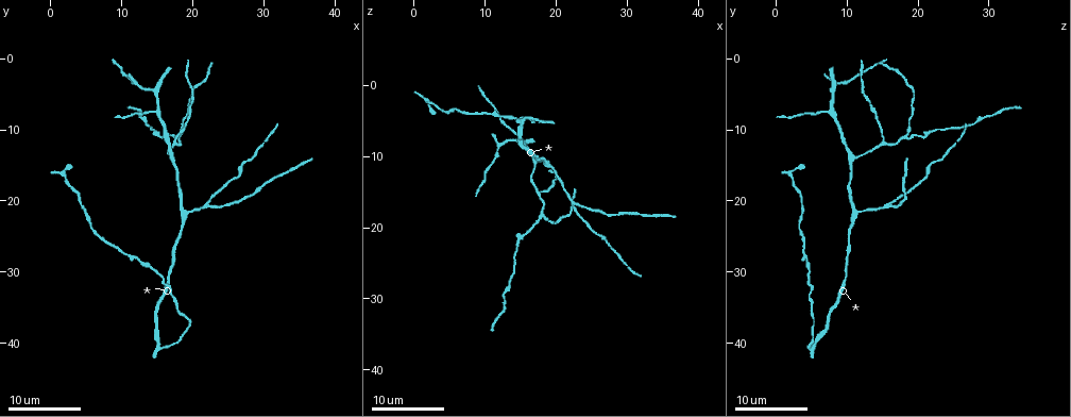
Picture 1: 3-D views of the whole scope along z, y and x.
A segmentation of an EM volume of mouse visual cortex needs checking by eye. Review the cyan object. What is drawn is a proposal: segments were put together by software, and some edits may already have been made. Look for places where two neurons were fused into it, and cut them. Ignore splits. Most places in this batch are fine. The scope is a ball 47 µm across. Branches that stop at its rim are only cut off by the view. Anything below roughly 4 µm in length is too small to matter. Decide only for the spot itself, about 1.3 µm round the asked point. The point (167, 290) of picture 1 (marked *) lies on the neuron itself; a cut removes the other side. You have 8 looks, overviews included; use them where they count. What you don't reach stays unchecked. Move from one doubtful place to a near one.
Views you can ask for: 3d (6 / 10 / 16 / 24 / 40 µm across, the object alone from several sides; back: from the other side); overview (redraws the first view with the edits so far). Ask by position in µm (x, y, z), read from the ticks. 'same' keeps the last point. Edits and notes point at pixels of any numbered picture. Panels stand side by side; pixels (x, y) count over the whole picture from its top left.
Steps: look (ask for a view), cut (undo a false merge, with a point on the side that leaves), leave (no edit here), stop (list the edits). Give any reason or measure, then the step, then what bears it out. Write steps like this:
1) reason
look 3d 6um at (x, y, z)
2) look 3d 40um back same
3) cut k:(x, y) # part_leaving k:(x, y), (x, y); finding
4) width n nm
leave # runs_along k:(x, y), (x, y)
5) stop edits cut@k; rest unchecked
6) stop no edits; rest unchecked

three-way junction
look 3d 10um at (22.5, 20.5, 16.0)

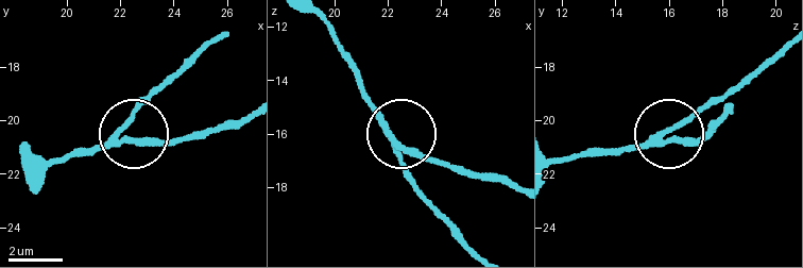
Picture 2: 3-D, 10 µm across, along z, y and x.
look 3d 10um back at (22.3, 20.3, 16.4)

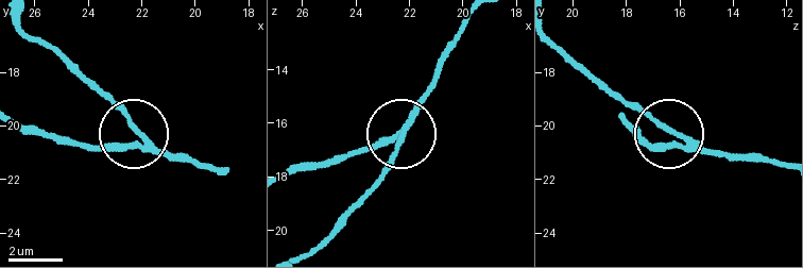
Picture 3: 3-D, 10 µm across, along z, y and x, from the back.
side_arm 18 um
leave # runs_along 3:(209, 171), (134, 139), (100, 149), (54, 141); one neuron here

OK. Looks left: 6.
thin arm on a thick one
look 3d 16um at (19.0, 22.0, 11.0)

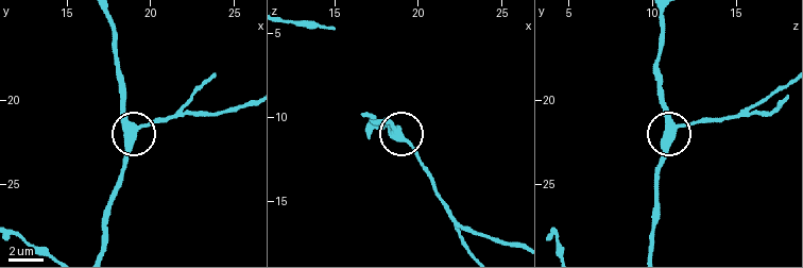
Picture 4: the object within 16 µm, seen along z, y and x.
leave # runs_along 4:(101, 248), (102, 213), (130, 136), (160, 123); one neuron here

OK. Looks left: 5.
three arms meet
look 3d 6um at (18.0, 11.0, 18.5)

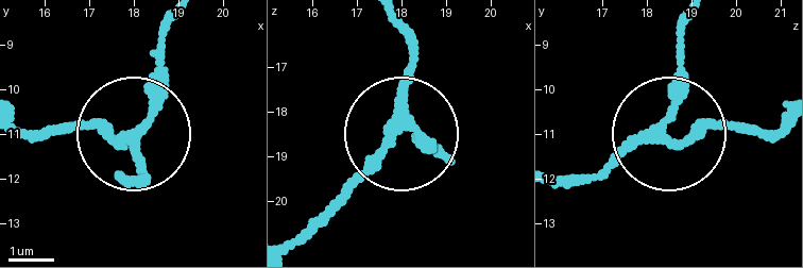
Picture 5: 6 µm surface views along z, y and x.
side_arm 15 um
leave # runs_along 5:(563, 182), (609, 170), (662, 128), (677, 94), (677, 29); continuous, no second neuron

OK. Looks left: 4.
small branch off a trunk
look 3d 10um at (15.0, 7.5, 7.5)

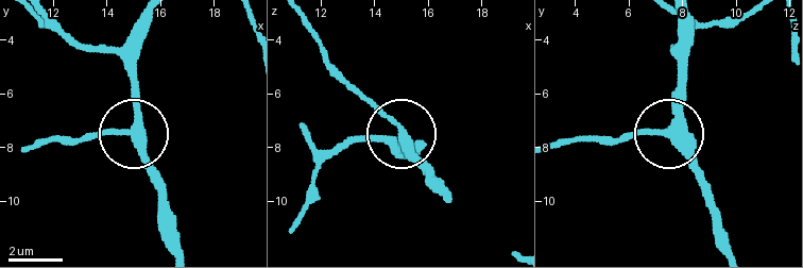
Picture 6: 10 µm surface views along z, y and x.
leave # runs_along 6:(449, 198), (408, 138), (352, 86); one neuron here

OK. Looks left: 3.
stop no edits; rest unchecked

